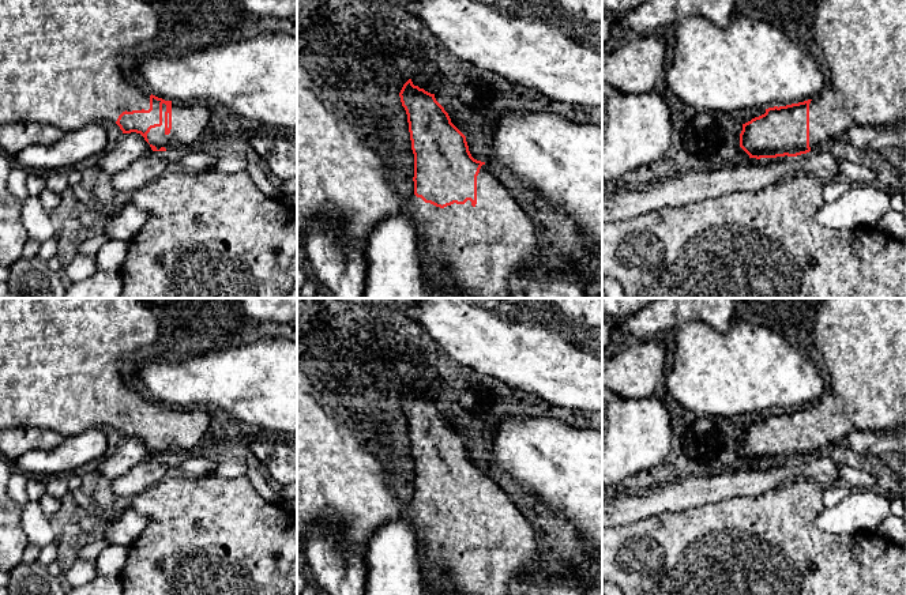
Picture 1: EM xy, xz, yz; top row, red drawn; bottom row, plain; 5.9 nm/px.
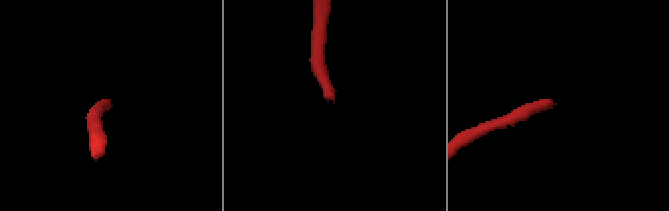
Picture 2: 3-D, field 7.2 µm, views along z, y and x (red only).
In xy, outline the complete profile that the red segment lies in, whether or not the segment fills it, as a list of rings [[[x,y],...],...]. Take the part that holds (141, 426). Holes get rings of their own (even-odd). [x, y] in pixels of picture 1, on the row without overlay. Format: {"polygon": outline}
{"polygon": [[[0,298],[0,432],[18,428],[35,428],[54,430],[60,434],[74,436],[90,428],[113,426],[123,438],[140,438],[153,456],[170,456],[173,453],[191,453],[200,451],[208,440],[211,410],[177,408],[139,396],[121,374],[120,364],[132,358],[147,355],[159,335],[159,320],[140,298]]]}

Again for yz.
{"polygon": [[[824,298],[817,308],[813,343],[828,370],[831,385],[813,403],[766,418],[743,429],[740,452],[749,463],[797,462],[827,452],[852,432],[886,432],[906,426],[906,298]]]}

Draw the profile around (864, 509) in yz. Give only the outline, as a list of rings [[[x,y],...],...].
[[[857,487],[837,506],[824,508],[816,517],[816,526],[835,535],[875,532],[890,515],[891,502],[887,490]]]

